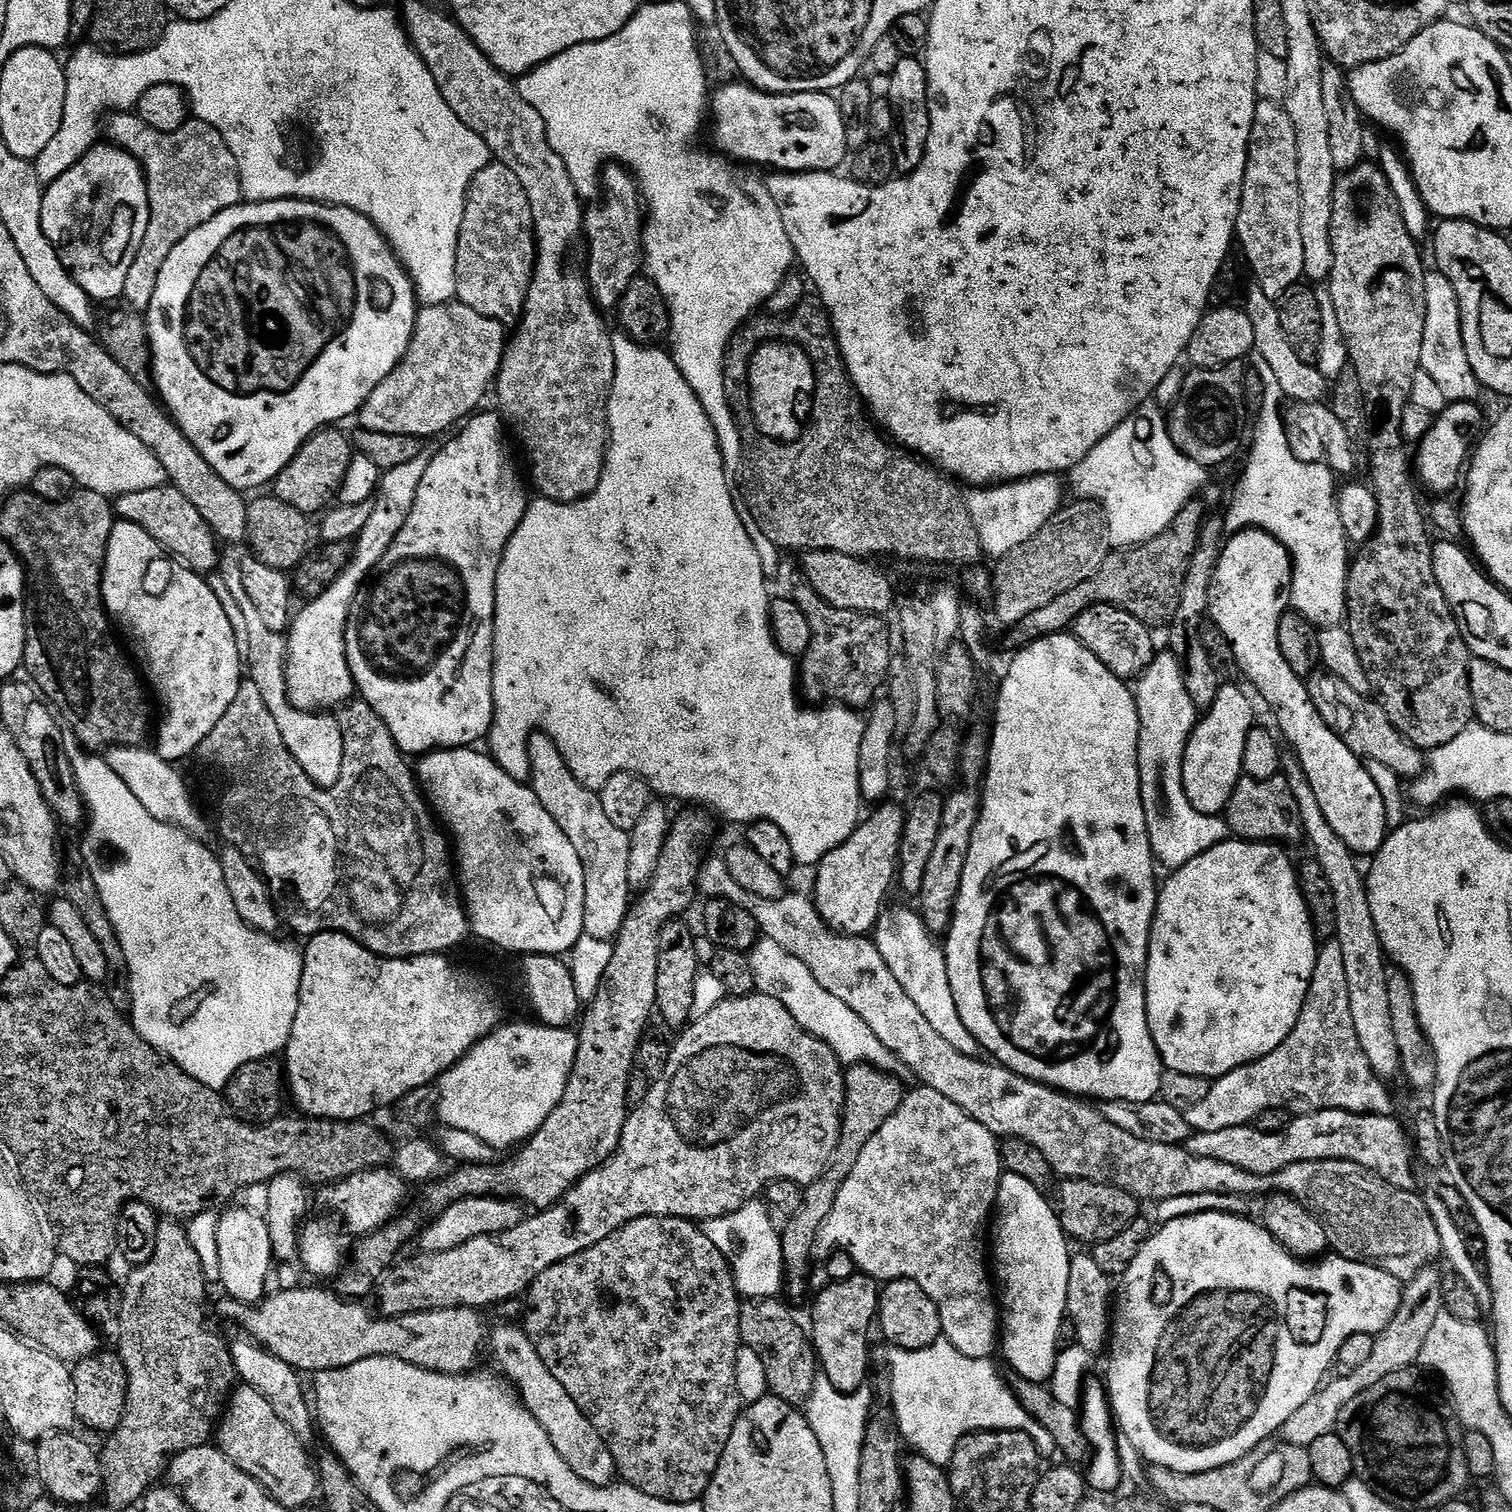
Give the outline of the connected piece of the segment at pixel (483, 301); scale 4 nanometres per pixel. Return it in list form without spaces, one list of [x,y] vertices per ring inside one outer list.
[[[495,162],[470,182],[458,234],[456,300],[491,320],[515,321],[523,313],[536,269],[536,231],[530,198],[505,164]]]

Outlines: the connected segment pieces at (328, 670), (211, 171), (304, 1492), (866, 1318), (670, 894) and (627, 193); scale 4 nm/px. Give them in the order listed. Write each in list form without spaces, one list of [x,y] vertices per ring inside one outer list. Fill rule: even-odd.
[[[422,450],[418,458],[405,462],[402,466],[394,466],[394,470],[383,473],[380,487],[372,500],[370,519],[360,531],[352,548],[352,561],[334,578],[334,582],[318,598],[307,601],[304,609],[295,613],[286,633],[288,641],[288,665],[284,667],[288,701],[295,708],[304,712],[320,712],[336,710],[348,703],[357,695],[356,683],[350,674],[350,666],[346,658],[346,626],[350,618],[350,606],[354,606],[354,598],[366,581],[380,567],[386,550],[398,536],[398,530],[406,524],[410,510],[414,506],[414,498],[418,498],[418,486],[426,475],[426,466],[430,466],[433,453]]]
[[[131,111],[117,112],[111,119],[113,120],[108,124],[107,139],[131,154],[144,169],[146,190],[150,198],[150,224],[146,226],[146,238],[142,238],[142,250],[138,250],[138,258],[134,258],[130,274],[126,274],[126,290],[122,297],[123,303],[128,303],[125,305],[129,309],[147,310],[150,298],[154,298],[154,286],[158,286],[158,274],[162,274],[162,265],[166,263],[166,258],[170,258],[174,246],[178,246],[178,242],[182,242],[186,234],[194,234],[198,226],[222,214],[222,210],[230,210],[241,203],[240,171],[238,162],[234,154],[230,154],[230,146],[226,146],[222,134],[218,134],[218,130],[214,130],[214,126],[206,122],[192,118],[178,130],[159,132],[146,126],[146,122],[142,122],[142,118]]]
[[[240,1386],[233,1391],[214,1440],[238,1470],[250,1474],[285,1510],[306,1506],[317,1499],[318,1477],[313,1457],[308,1457],[309,1449],[274,1414],[270,1402],[258,1390]]]
[[[857,1274],[845,1280],[825,1283],[825,1288],[816,1296],[812,1304],[812,1328],[810,1339],[816,1353],[819,1371],[839,1392],[858,1392],[865,1387],[868,1380],[868,1335],[874,1332],[874,1321],[880,1311],[881,1285],[872,1277]]]
[[[704,810],[692,811],[696,812],[684,812],[680,817],[677,815],[673,819],[672,827],[668,830],[666,846],[662,846],[662,858],[658,858],[658,870],[654,870],[654,878],[650,878],[647,888],[637,895],[640,896],[637,900],[635,897],[634,903],[629,907],[626,922],[622,922],[622,930],[612,944],[610,966],[606,966],[606,974],[602,974],[602,982],[591,997],[592,1005],[589,1008],[587,1005],[579,1017],[580,1041],[568,1085],[562,1094],[562,1102],[558,1102],[558,1106],[550,1110],[546,1122],[542,1122],[542,1126],[532,1135],[531,1140],[515,1153],[517,1156],[513,1160],[488,1165],[460,1164],[452,1168],[452,1173],[449,1171],[431,1181],[423,1192],[425,1191],[424,1204],[432,1214],[445,1212],[454,1202],[471,1196],[502,1196],[511,1198],[529,1209],[532,1207],[532,1210],[543,1210],[554,1206],[582,1177],[596,1168],[601,1168],[616,1153],[630,1111],[626,1098],[626,1082],[630,1082],[630,1074],[636,1063],[636,1052],[639,1050],[640,1041],[646,1036],[644,1023],[656,1012],[660,953],[658,938],[662,934],[662,926],[683,917],[683,912],[695,902],[696,896],[698,897],[702,863],[700,844],[706,843],[712,836],[713,817]]]
[[[611,163],[602,172],[602,195],[584,213],[583,239],[588,240],[586,279],[592,298],[601,310],[615,309],[626,286],[642,272],[646,212],[642,207],[640,188],[623,164]]]

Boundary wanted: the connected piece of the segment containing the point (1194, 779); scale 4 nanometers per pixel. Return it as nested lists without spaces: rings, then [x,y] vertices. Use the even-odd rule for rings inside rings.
[[[1228,683],[1218,690],[1218,698],[1197,719],[1184,751],[1182,782],[1190,806],[1205,816],[1219,817],[1225,811],[1236,783],[1242,779],[1242,750],[1246,746],[1246,734],[1253,726],[1252,704],[1247,694]]]

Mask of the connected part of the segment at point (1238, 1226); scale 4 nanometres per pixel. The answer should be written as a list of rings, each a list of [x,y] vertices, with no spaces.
[[[1203,1212],[1159,1225],[1148,1237],[1142,1250],[1138,1250],[1138,1258],[1130,1262],[1130,1270],[1126,1270],[1122,1277],[1124,1301],[1120,1304],[1120,1313],[1117,1311],[1111,1317],[1110,1325],[1112,1353],[1108,1356],[1108,1380],[1106,1379],[1108,1403],[1112,1405],[1112,1415],[1119,1431],[1137,1447],[1142,1460],[1149,1465],[1182,1474],[1198,1474],[1206,1470],[1218,1470],[1256,1451],[1265,1442],[1271,1441],[1279,1433],[1280,1427],[1309,1398],[1314,1398],[1314,1394],[1325,1383],[1329,1375],[1327,1372],[1335,1365],[1338,1350],[1342,1342],[1346,1342],[1346,1338],[1367,1332],[1379,1334],[1386,1330],[1386,1326],[1390,1326],[1398,1310],[1402,1284],[1386,1270],[1335,1254],[1325,1255],[1319,1262],[1305,1262],[1289,1254],[1266,1231],[1263,1223],[1256,1221],[1255,1224],[1254,1221],[1255,1219],[1246,1216]]]

